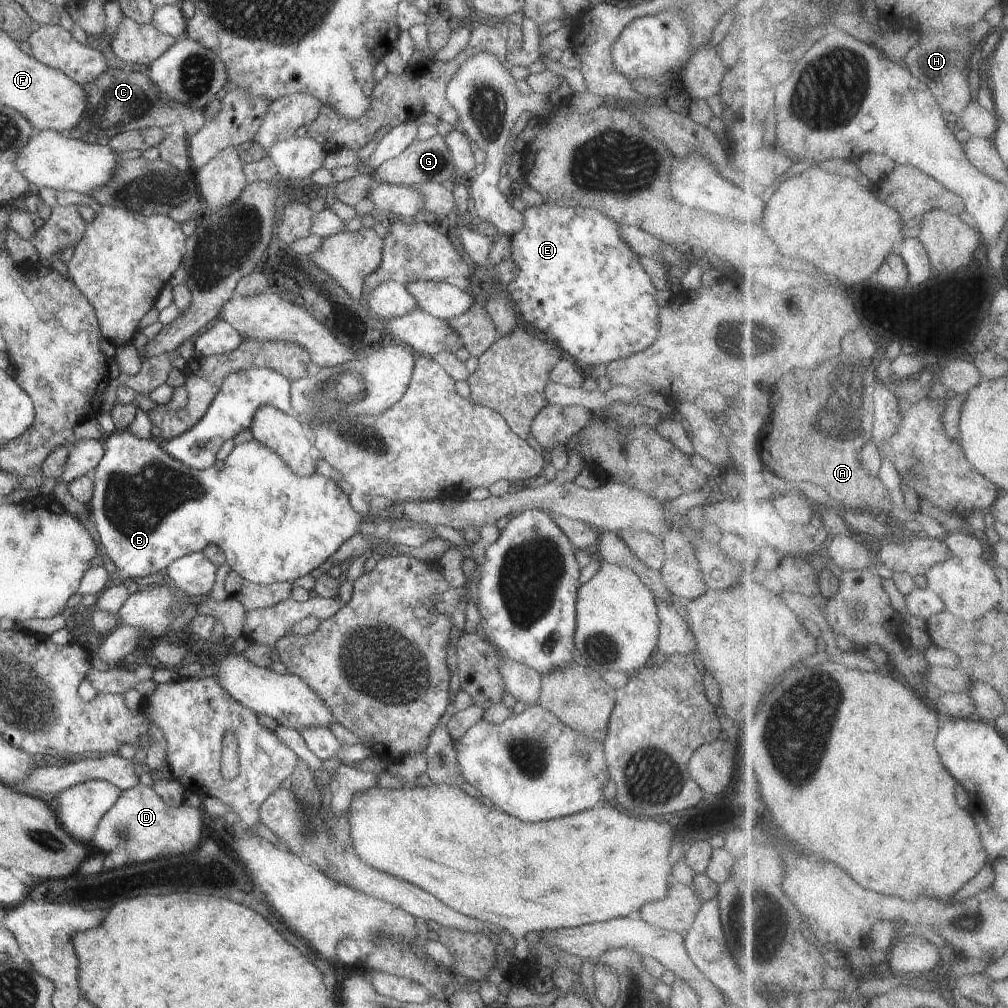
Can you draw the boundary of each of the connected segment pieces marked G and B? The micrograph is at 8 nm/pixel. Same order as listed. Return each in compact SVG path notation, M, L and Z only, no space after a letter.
M436 135L430 140L416 140L412 142L402 154L380 164L373 170L373 177L383 184L413 185L424 182L442 183L451 181L456 173L454 164L454 154L447 148L446 139L442 135Z
M127 430L114 431L111 434L107 434L103 440L104 457L95 469L93 496L88 505L88 512L96 526L98 536L100 536L100 542L104 546L104 552L106 552L108 558L110 558L114 566L118 569L118 572L112 574L112 584L131 586L133 585L132 578L146 577L160 572L167 568L173 561L191 553L203 552L204 548L207 548L209 545L218 546L222 550L222 553L225 554L225 561L230 565L230 568L241 578L249 582L260 585L270 585L283 581L293 583L301 577L308 576L320 564L325 563L332 554L338 551L338 548L343 543L351 540L352 536L359 533L362 524L370 522L377 525L376 523L383 521L384 523L388 522L394 525L399 521L405 520L403 515L395 514L395 510L392 509L393 506L384 510L370 508L366 514L358 514L356 510L353 510L349 502L349 496L342 492L332 478L317 474L310 477L300 477L291 470L274 450L257 442L254 438L250 442L235 446L231 454L224 460L224 466L220 470L216 466L212 466L210 469L205 469L204 471L190 469L187 465L166 454L161 448L161 444L161 440L153 437L148 440L139 439Z

